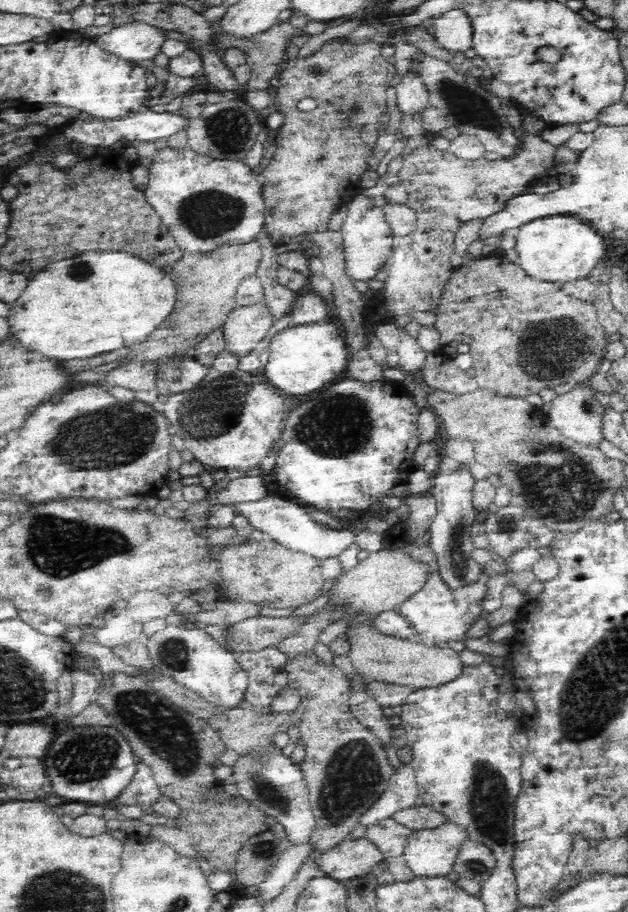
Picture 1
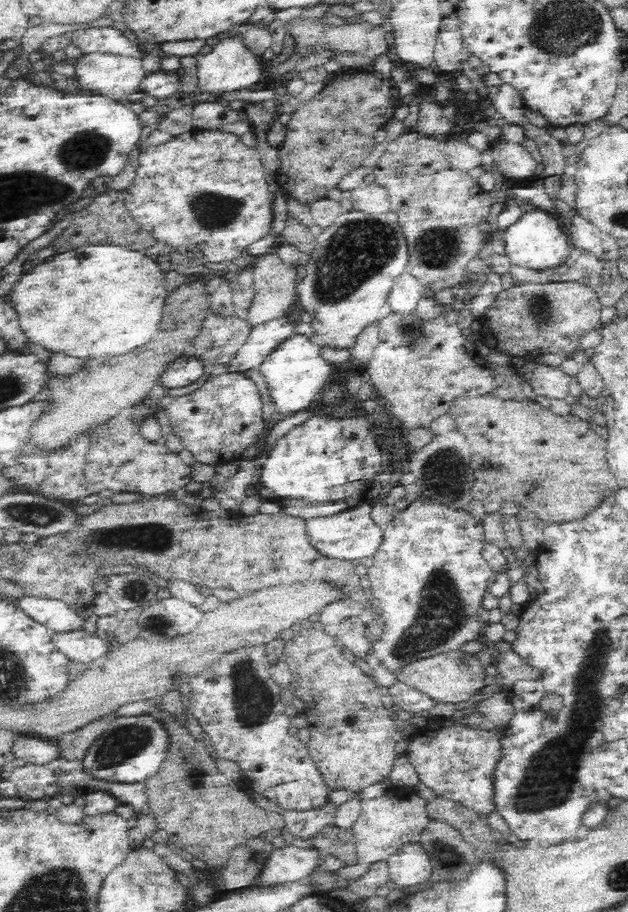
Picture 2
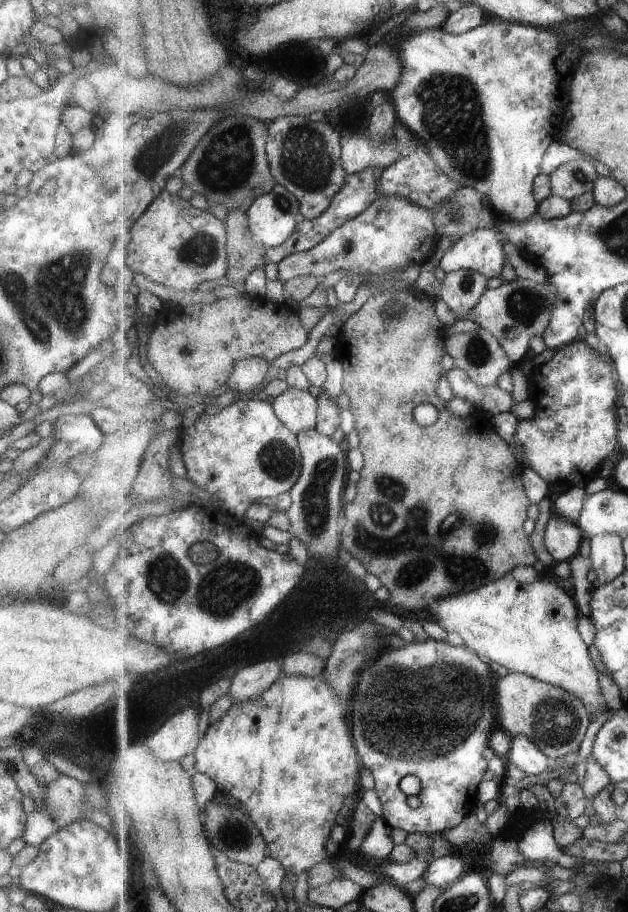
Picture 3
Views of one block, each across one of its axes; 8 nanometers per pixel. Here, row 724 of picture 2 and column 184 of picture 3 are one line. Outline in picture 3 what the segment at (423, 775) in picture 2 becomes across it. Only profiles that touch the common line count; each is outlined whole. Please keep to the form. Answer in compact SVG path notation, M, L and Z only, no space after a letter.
M261 397L254 399L243 398L238 400L231 406L225 407L218 415L210 415L209 413L204 412L192 425L180 425L179 430L180 438L178 447L186 469L187 480L195 483L198 488L206 490L213 498L221 500L222 508L235 517L245 518L246 512L250 509L250 506L256 503L255 500L257 500L257 502L259 502L259 500L265 500L265 498L273 500L276 496L279 496L279 494L283 494L283 492L287 492L287 490L290 491L294 488L295 483L299 480L299 477L302 476L302 450L300 449L298 435L295 434L290 427L286 427L282 423L282 419L278 417L272 403L264 401Z

